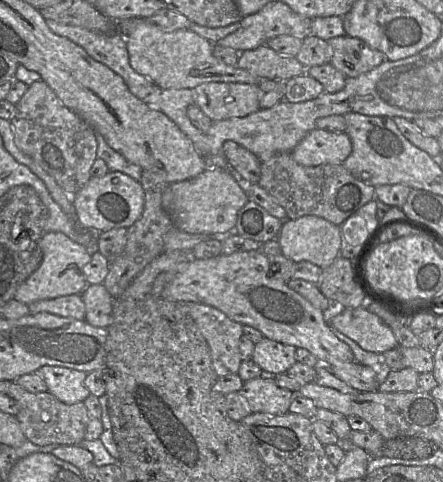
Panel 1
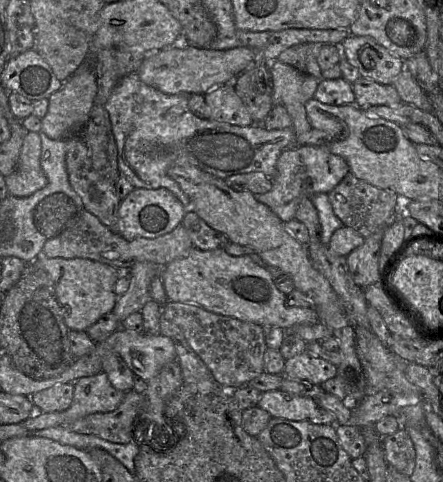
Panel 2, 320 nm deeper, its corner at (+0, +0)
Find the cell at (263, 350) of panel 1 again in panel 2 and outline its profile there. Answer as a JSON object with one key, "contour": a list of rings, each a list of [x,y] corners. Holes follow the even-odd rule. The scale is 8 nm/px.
{"contour":[[[304,352],[285,360],[283,375],[321,386],[325,381],[335,377],[337,370],[336,365]]]}

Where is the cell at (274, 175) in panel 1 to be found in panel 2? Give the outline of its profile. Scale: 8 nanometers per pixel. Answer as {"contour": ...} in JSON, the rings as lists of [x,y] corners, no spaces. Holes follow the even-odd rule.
{"contour":[[[349,172],[328,194],[334,214],[343,224],[367,238],[376,230],[391,225],[401,217],[402,203],[396,193],[375,187]]]}

